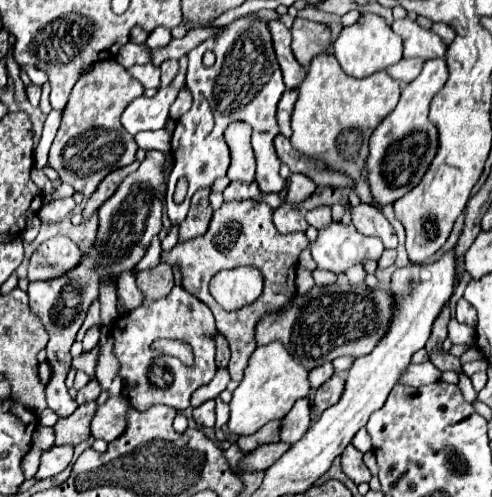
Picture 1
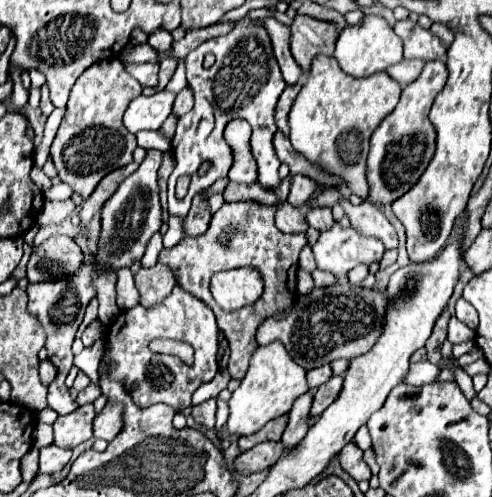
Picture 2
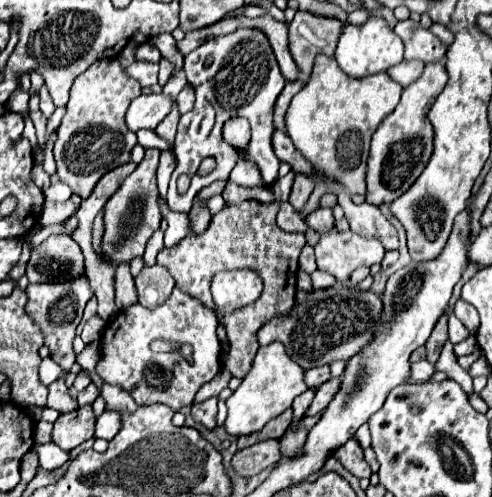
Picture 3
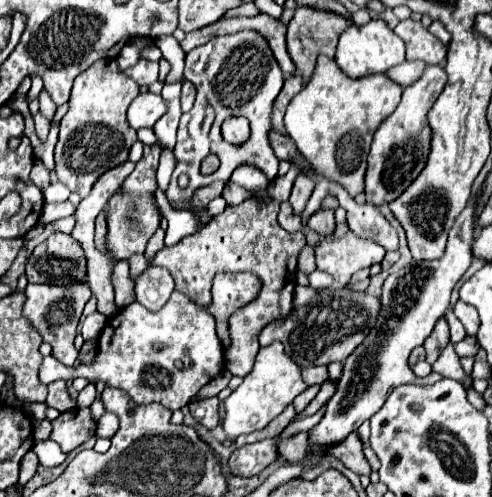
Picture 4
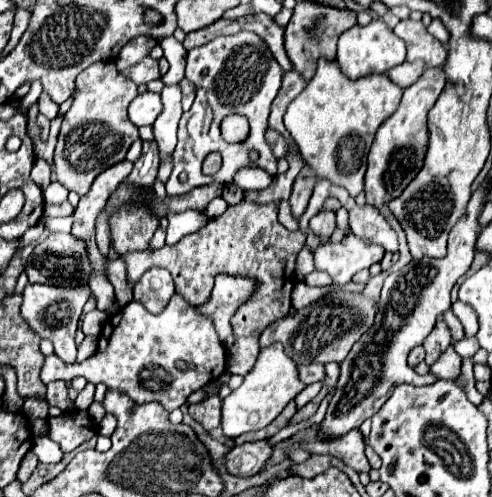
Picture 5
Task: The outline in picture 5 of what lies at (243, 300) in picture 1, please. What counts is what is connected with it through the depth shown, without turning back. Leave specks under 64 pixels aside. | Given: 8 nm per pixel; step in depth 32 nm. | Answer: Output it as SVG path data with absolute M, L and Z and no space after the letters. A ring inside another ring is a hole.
M220 273L215 277L210 302L200 306L200 312L208 314L208 318L214 322L218 338L226 348L234 344L230 318L246 300L250 300L254 290L256 284L252 282L252 278Z

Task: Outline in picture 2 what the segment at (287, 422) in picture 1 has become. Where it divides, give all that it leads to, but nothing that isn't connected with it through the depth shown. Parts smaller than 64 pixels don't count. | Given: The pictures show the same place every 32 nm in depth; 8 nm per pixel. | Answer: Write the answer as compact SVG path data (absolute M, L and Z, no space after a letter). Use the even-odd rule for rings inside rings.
M312 394L300 396L300 400L294 402L290 414L288 414L288 424L282 434L282 444L288 444L288 448L296 446L308 432L308 418L310 418L310 404L312 404Z

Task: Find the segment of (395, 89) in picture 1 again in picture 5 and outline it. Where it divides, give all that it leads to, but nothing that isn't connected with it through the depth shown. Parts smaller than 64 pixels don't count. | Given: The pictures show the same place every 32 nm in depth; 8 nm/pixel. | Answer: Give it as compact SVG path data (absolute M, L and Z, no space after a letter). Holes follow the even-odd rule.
M326 58L318 60L318 68L308 86L288 104L284 124L294 138L300 156L316 172L316 176L344 186L350 196L364 190L364 134L366 156L380 124L390 118L402 98L402 88L388 80L386 74L370 74L366 78L350 80L344 76L336 62Z

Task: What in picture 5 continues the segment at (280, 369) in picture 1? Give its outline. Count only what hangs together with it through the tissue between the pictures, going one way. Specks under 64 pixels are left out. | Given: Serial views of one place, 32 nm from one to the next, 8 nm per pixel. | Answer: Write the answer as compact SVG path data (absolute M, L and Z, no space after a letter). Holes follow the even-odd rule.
M274 342L268 348L262 348L254 368L244 376L242 386L232 390L232 394L228 398L224 398L224 402L222 402L222 430L224 430L224 434L228 438L238 438L240 434L264 428L304 388L306 386L300 384L296 364L292 362L292 358L288 358L284 354L284 348L280 342Z

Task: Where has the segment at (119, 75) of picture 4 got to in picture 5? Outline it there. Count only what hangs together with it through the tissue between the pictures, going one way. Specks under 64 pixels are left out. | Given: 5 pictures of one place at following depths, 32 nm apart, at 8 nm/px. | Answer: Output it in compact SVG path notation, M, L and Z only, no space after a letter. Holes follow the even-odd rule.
M114 60L96 62L84 72L80 72L80 76L76 78L74 100L72 100L70 110L62 118L62 128L60 128L60 136L58 136L58 144L54 152L54 170L56 170L60 184L64 184L68 190L74 190L80 196L86 196L94 178L100 172L104 172L106 168L126 158L128 148L132 146L134 140L138 140L138 128L132 128L132 122L128 120L128 114L126 114L128 104L136 98L136 94L138 94L138 86L116 70Z

